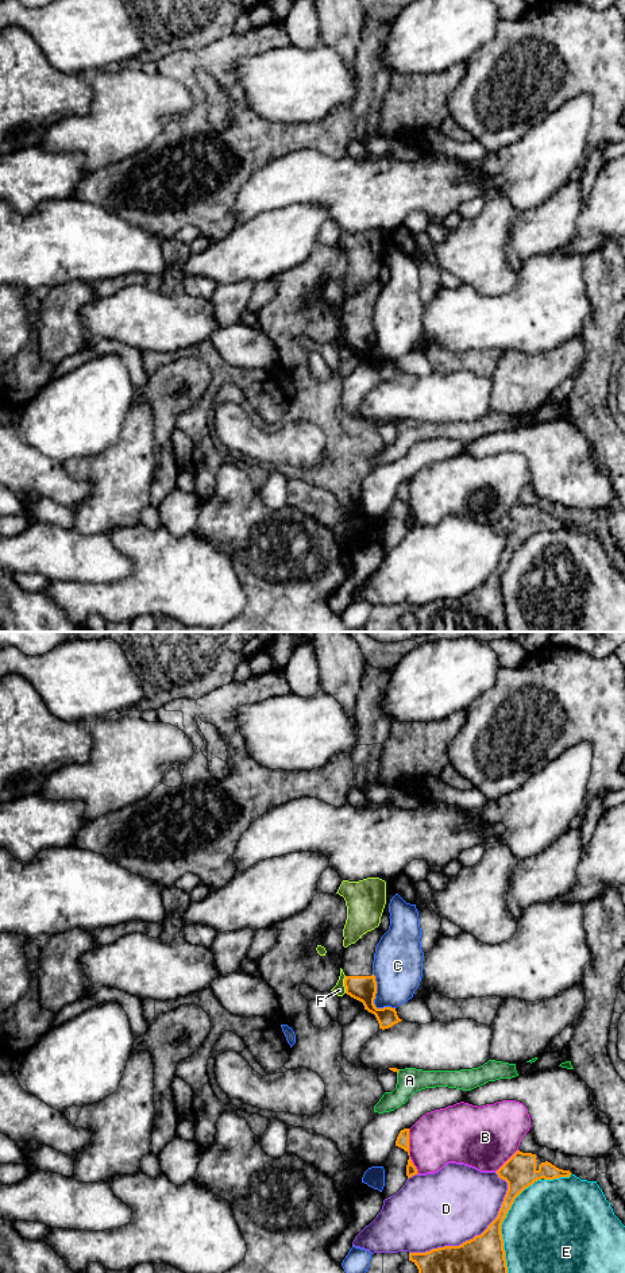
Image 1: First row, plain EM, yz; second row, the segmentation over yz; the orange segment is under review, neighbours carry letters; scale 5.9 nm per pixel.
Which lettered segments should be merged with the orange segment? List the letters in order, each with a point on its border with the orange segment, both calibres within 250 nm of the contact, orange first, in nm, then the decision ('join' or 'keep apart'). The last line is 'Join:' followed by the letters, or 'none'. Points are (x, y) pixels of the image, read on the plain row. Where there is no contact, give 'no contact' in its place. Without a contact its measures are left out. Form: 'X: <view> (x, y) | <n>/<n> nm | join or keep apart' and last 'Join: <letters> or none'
A: yz (397, 424) | 30/160 nm | keep apart
B: yz (408, 504) | 80/320 nm | keep apart
C: yz (374, 350) | 160/300 nm | keep apart
D: yz (470, 591) | 440/440 nm | keep apart
E: yz (500, 578) | 300/460 nm | keep apart
F: yz (344, 336) | 160/70 nm | keep apart
Join: none

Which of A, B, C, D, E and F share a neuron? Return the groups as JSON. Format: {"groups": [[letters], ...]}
{"groups": [["A"], ["B"], ["C"], ["D"], ["E"], ["F"]]}

